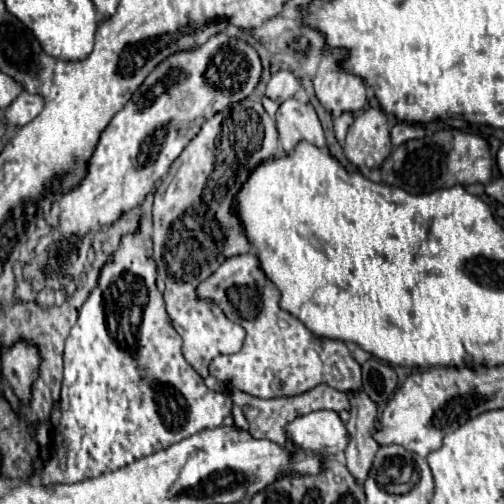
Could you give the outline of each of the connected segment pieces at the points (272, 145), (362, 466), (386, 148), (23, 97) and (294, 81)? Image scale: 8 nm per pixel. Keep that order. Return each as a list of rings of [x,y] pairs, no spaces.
[[[244,100],[242,104],[232,104],[228,110],[212,116],[202,130],[190,140],[190,144],[184,148],[184,152],[178,156],[178,160],[172,164],[166,180],[162,180],[162,186],[158,186],[154,196],[154,260],[158,264],[158,274],[164,274],[166,282],[166,310],[172,318],[172,324],[176,332],[182,336],[182,354],[186,362],[202,376],[208,376],[208,364],[218,354],[234,354],[242,348],[244,340],[244,328],[234,324],[224,316],[220,308],[206,300],[196,298],[196,286],[206,280],[226,258],[244,254],[250,250],[250,244],[240,228],[238,218],[232,210],[232,200],[238,188],[248,178],[250,170],[256,168],[262,160],[278,156],[278,132],[274,120],[266,114],[260,102]]]
[[[364,390],[348,392],[348,400],[352,406],[350,420],[346,422],[350,432],[350,444],[344,452],[344,464],[358,482],[364,482],[378,450],[378,444],[374,440],[378,410]]]
[[[368,108],[356,116],[348,128],[344,154],[354,166],[380,168],[390,156],[390,128],[386,114],[378,108]]]
[[[22,92],[8,108],[6,108],[6,118],[10,124],[14,126],[24,126],[28,122],[32,122],[44,108],[44,98],[30,94],[30,92]]]
[[[280,70],[280,72],[272,74],[272,78],[268,82],[268,88],[266,88],[266,96],[280,104],[280,102],[284,102],[288,98],[294,98],[294,94],[300,88],[302,88],[300,80],[290,70]]]

